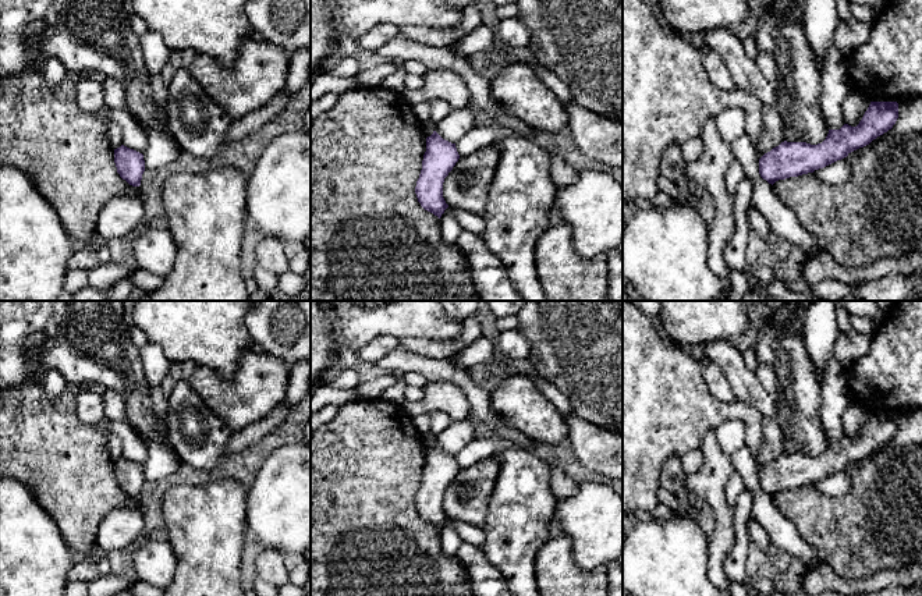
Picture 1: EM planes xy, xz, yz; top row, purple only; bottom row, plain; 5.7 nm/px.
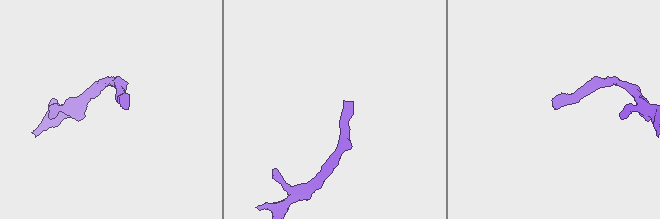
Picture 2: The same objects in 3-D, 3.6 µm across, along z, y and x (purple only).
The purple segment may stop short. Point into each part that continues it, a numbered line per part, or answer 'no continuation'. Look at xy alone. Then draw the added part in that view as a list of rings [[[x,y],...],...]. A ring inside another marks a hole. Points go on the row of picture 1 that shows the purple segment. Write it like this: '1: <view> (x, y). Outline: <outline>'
1: xy (114, 132). Outline: [[[104,106],[96,116],[106,127],[111,148],[117,149],[123,145],[123,130],[120,124],[110,116],[110,110],[110,107]]]

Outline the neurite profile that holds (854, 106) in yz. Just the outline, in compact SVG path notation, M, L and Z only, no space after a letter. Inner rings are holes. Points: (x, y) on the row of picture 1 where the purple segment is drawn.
M848 92L843 102L844 124L857 127L868 110L870 102L858 92Z

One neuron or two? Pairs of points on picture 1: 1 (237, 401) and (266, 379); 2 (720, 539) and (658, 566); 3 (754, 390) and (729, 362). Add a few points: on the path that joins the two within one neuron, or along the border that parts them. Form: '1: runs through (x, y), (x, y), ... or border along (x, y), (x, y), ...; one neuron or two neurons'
1: runs through (244, 400), (259, 386); one neuron
2: border along (709, 542), (708, 578); two neurons
3: runs through (747, 383), (734, 369); one neuron

